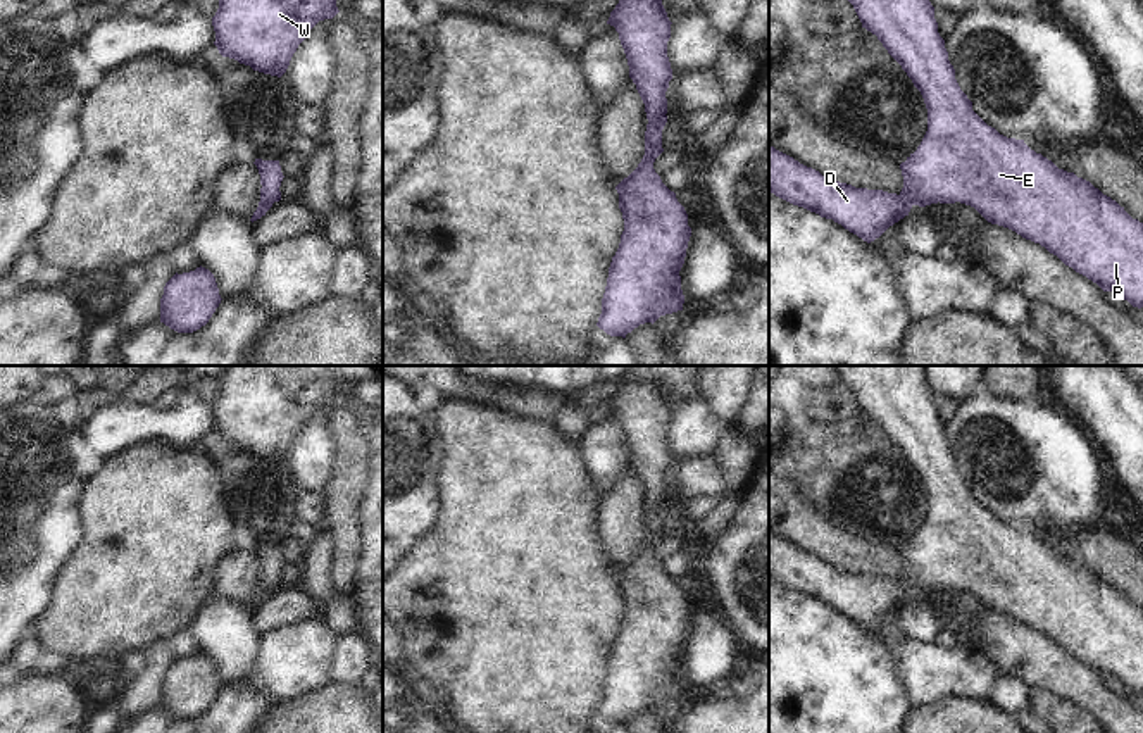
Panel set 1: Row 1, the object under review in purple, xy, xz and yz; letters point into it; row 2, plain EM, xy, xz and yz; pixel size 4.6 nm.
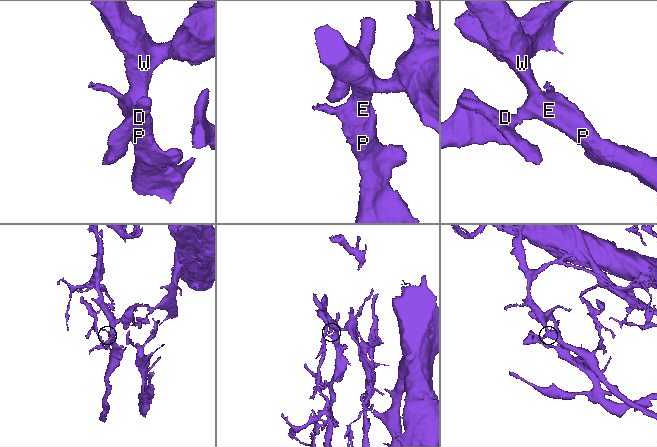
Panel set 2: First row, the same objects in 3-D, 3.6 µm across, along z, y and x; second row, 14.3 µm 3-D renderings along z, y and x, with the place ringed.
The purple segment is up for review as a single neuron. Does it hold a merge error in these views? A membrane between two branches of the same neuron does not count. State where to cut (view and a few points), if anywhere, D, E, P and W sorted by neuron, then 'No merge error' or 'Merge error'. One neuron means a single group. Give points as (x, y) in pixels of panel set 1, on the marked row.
No split. Groups: D E P W. No merge error

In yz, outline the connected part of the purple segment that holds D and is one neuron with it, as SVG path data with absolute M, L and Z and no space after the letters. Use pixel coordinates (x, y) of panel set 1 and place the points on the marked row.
M848 0L862 28L878 36L921 91L928 109L928 131L914 153L900 164L903 188L896 193L855 188L822 176L769 145L769 191L821 217L833 219L871 243L890 226L909 216L914 205L965 204L988 222L1009 228L1040 243L1065 266L1117 291L1133 307L1143 307L1143 222L1103 195L1090 181L1059 169L1031 150L1024 140L1007 138L988 126L960 90L938 33L929 0Z

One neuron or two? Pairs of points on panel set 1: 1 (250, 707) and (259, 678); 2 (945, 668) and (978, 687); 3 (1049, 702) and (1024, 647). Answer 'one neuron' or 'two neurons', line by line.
1: two neurons
2: one neuron
3: two neurons

